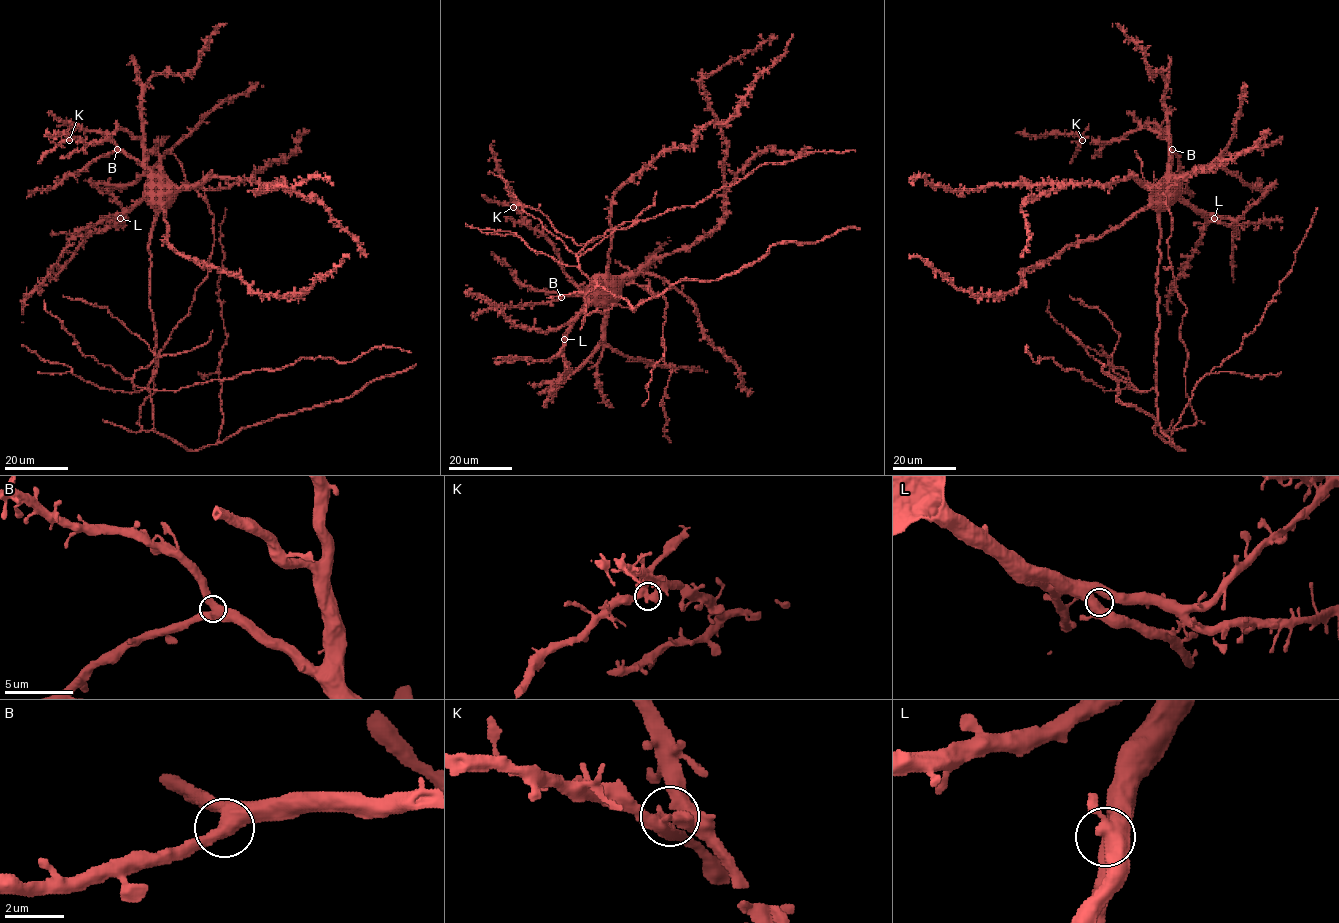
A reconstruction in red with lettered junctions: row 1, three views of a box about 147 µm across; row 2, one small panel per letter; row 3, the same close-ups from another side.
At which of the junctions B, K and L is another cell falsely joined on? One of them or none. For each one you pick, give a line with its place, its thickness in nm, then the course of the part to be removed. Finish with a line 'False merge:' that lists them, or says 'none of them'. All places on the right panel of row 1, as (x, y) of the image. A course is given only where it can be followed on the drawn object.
K: Place: (1082, 140). Thickness 400 nm. Course of the part to remove: (1082, 140), (1069, 164)
False merge: K

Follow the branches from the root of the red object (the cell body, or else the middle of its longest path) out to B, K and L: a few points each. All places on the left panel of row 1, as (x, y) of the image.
B: (166, 196), (166, 191), (140, 164), (117, 149)
K: (166, 196), (148, 166), (142, 142), (131, 133), (119, 129), (94, 143), (69, 140)
L: (166, 196), (160, 204), (142, 199), (120, 218)

